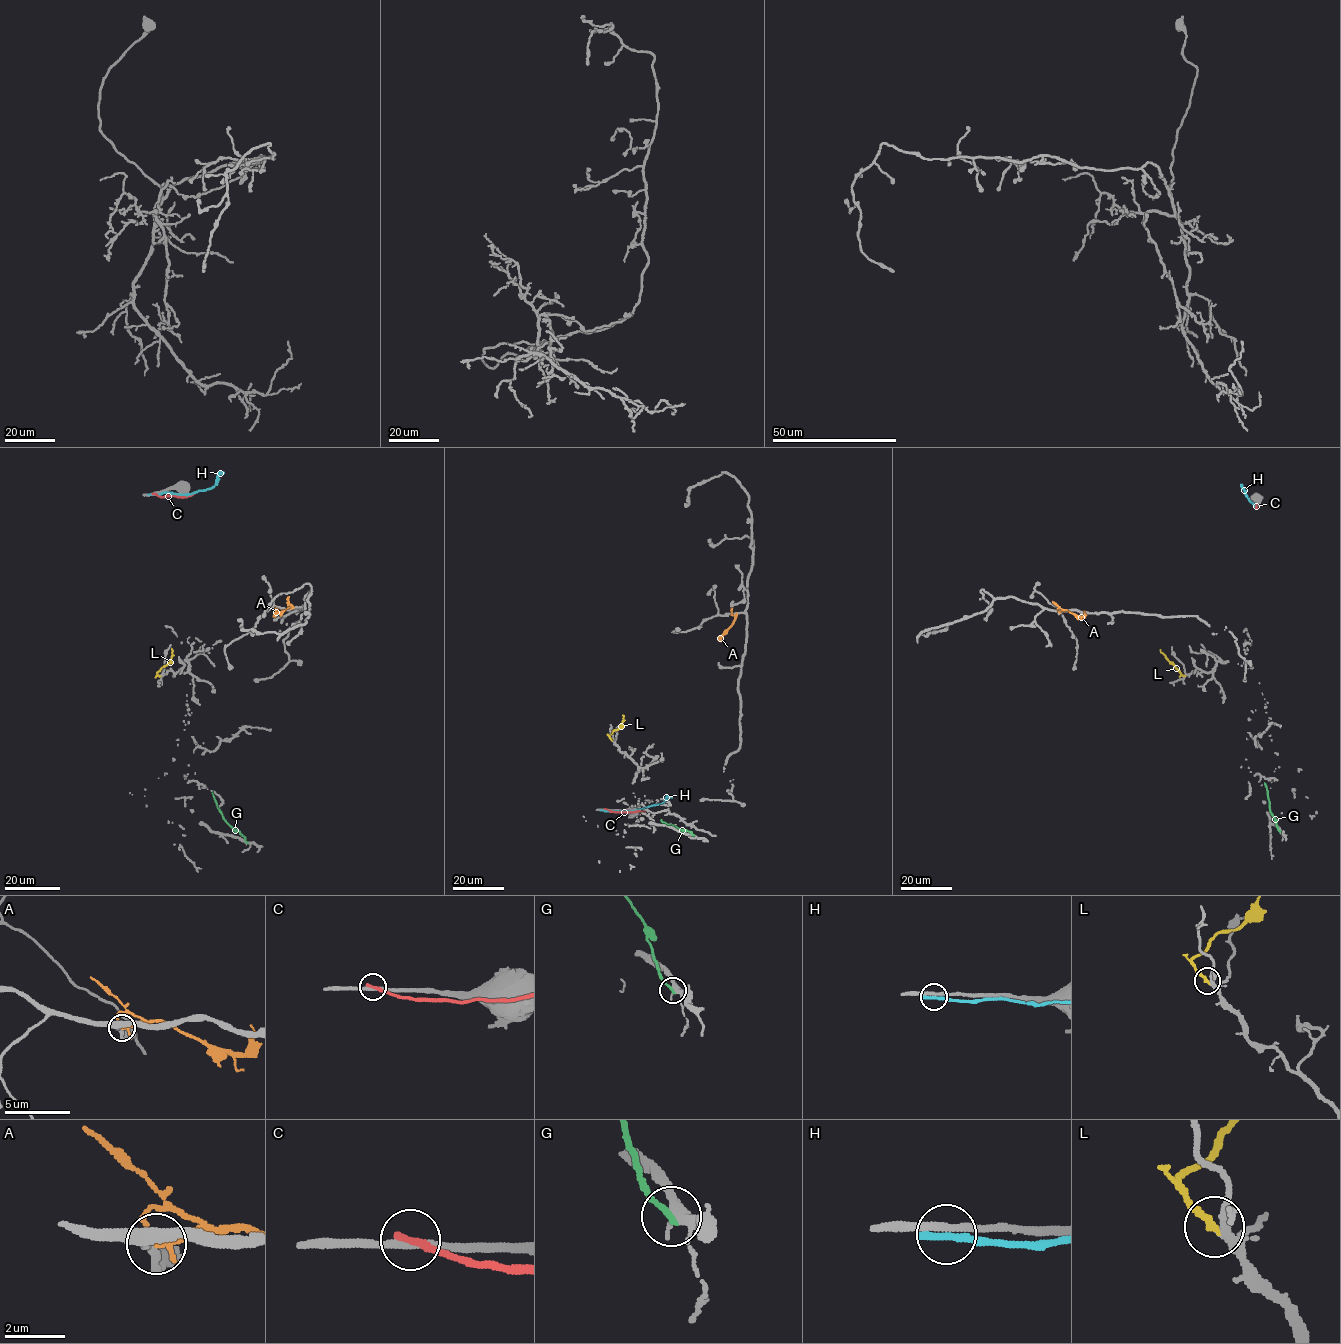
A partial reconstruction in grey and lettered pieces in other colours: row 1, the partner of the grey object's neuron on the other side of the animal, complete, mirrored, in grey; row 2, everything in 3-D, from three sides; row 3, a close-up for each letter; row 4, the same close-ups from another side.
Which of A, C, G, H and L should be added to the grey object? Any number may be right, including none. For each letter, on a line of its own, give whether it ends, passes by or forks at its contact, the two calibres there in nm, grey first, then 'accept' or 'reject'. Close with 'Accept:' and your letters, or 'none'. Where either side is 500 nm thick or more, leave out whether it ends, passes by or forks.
A: it passes by; calibres 220 and 200 nm; reject
C: it ends; calibres 280 and 360 nm; reject
G: it ends; calibres 400 and 240 nm; reject
H: it ends; calibres 280 and 320 nm; reject
L: it ends; calibres 260 and 240 nm; accept
Accept: L

